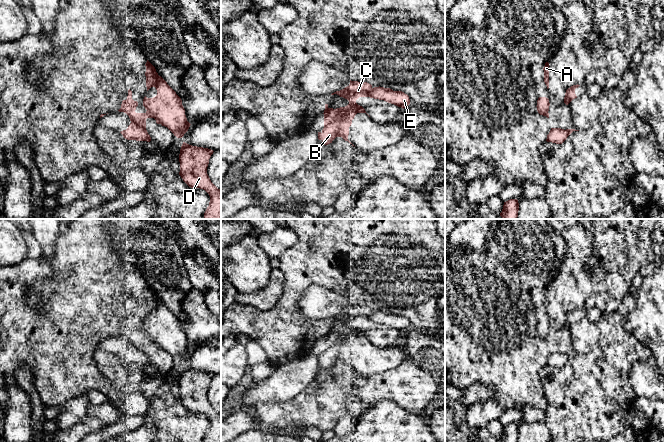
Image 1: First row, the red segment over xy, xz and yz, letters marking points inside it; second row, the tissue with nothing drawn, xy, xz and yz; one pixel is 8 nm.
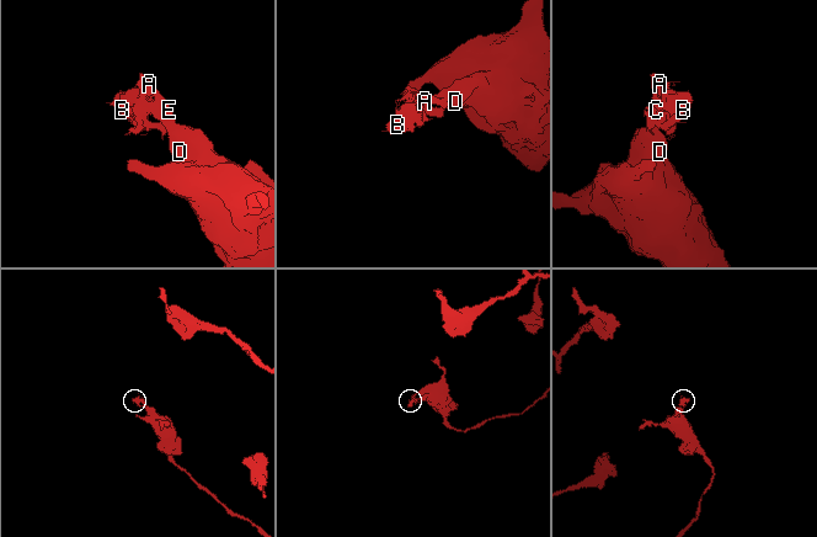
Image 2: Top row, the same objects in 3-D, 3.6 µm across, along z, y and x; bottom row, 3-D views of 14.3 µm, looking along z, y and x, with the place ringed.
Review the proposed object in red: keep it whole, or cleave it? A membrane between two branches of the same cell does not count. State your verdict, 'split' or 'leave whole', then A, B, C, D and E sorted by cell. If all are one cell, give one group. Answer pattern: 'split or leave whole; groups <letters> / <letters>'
split; groups A B C / D E

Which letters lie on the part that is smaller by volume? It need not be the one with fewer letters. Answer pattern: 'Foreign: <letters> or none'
Foreign: A, B, C

